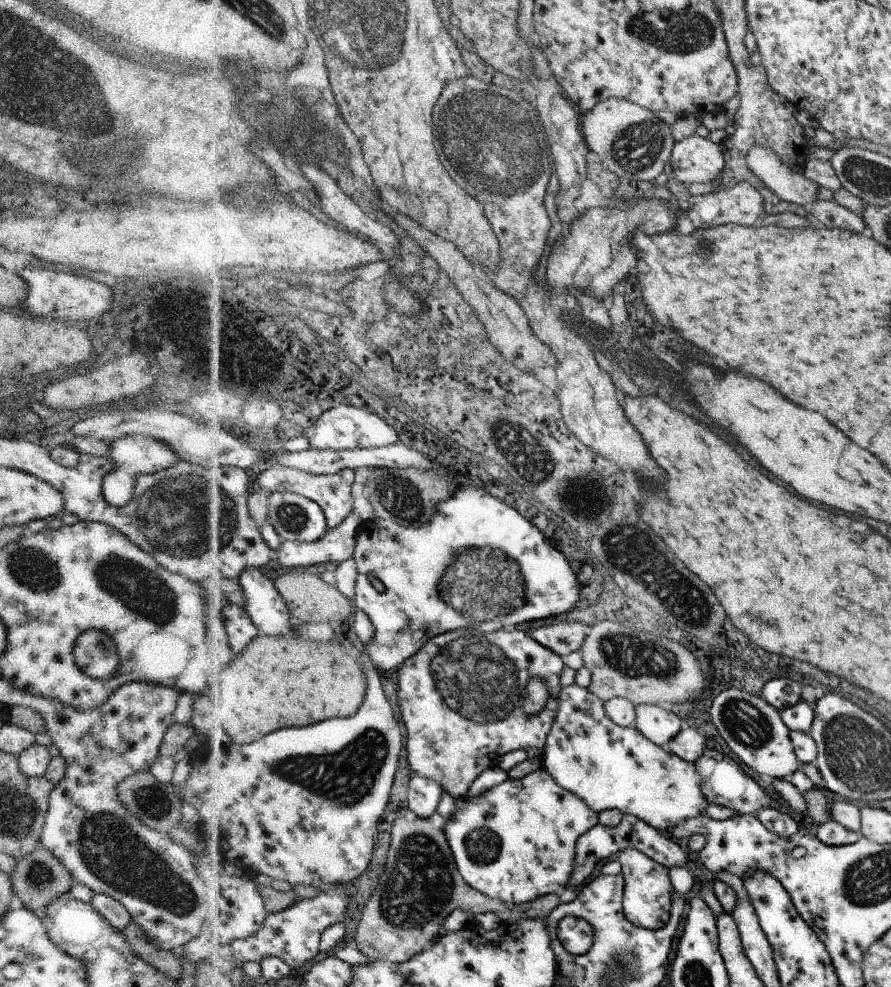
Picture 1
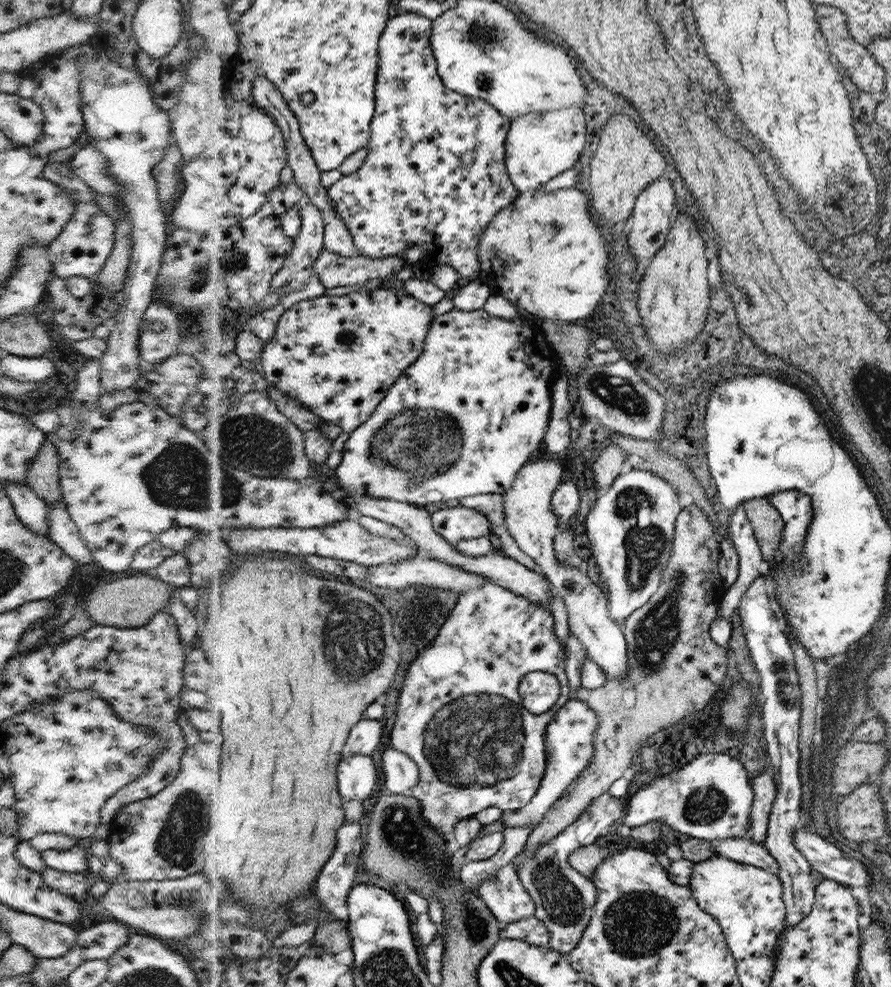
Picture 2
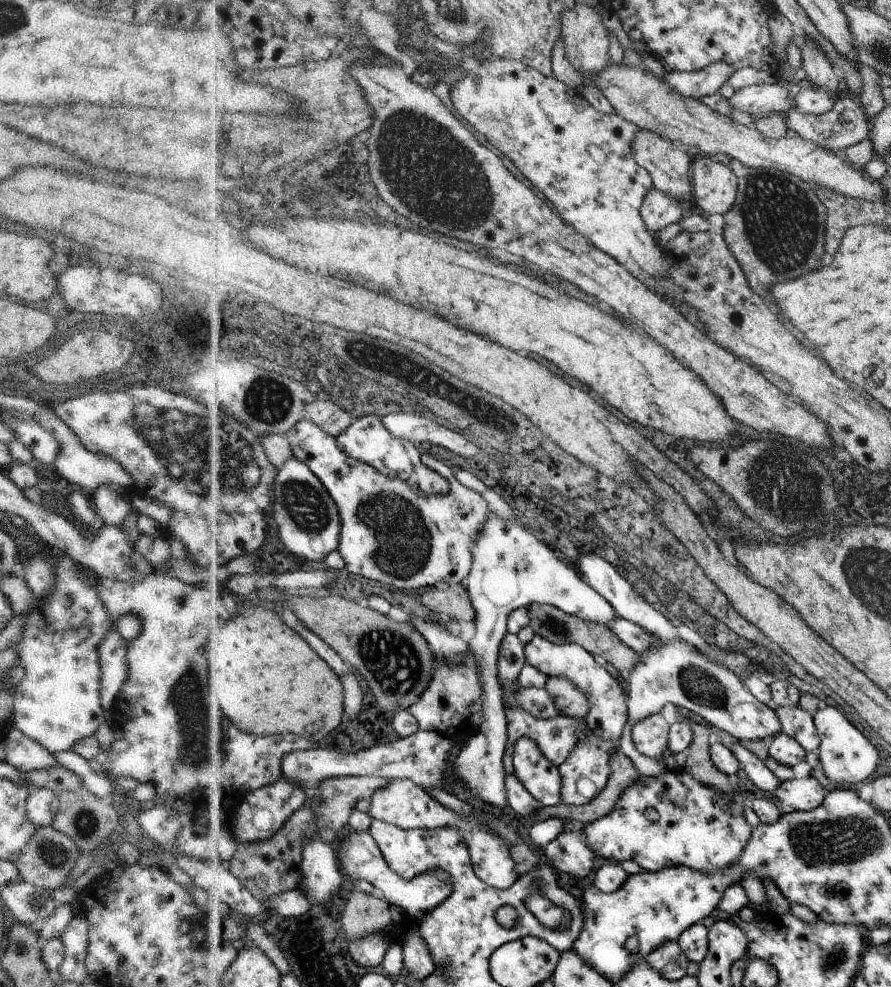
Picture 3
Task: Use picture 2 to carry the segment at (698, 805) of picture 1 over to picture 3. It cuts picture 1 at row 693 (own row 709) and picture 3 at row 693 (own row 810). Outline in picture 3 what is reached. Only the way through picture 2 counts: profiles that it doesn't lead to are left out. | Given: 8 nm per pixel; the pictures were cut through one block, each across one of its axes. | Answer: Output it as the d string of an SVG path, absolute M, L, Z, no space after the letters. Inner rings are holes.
M522 687L517 690L516 697L511 698L511 702L517 703L518 707L522 707L538 719L564 715L545 688Z

